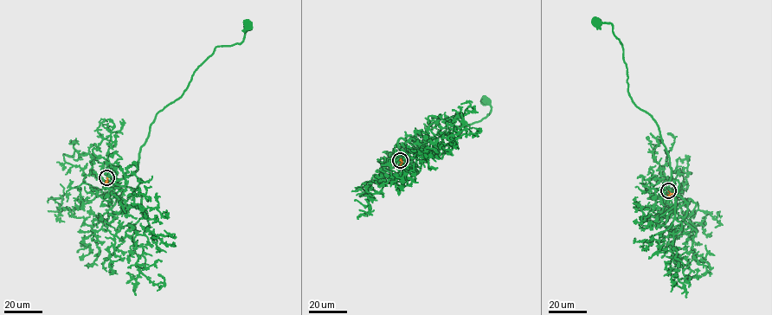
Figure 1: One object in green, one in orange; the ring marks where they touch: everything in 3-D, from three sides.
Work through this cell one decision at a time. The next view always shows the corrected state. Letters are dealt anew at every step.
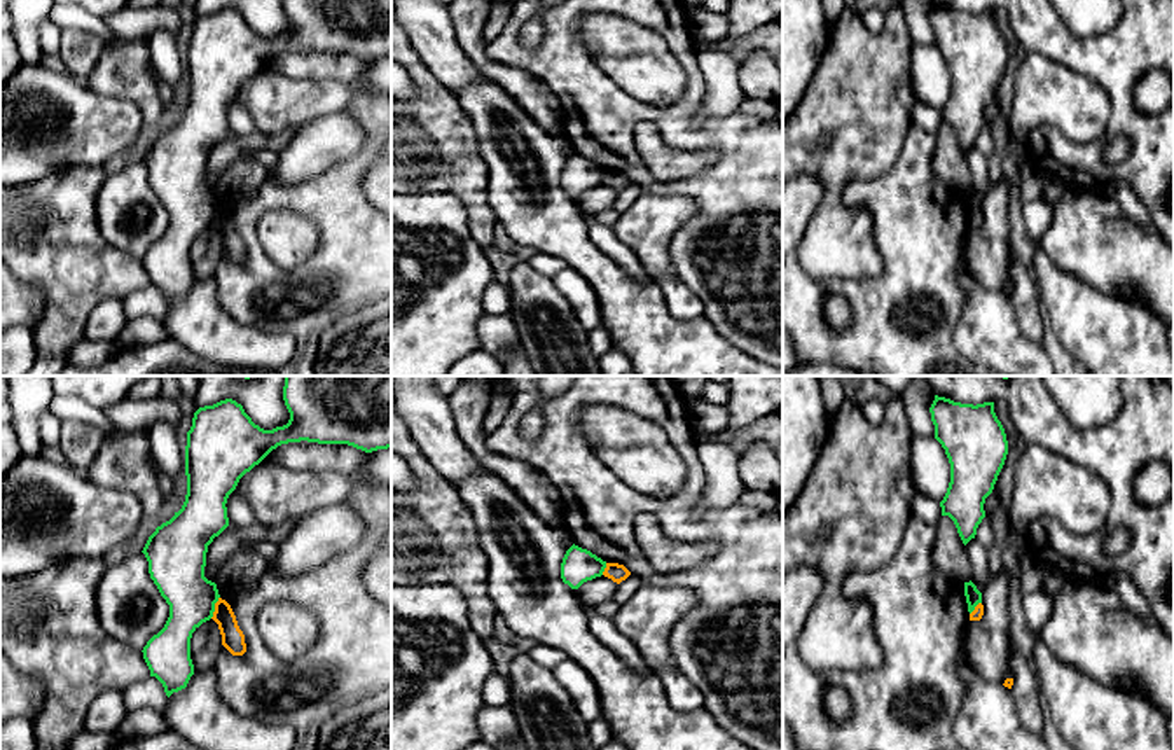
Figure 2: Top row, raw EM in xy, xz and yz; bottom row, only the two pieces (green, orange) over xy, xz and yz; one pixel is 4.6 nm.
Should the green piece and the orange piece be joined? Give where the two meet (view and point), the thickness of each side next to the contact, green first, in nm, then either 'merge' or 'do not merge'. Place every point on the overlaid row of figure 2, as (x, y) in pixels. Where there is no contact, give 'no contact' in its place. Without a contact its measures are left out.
contact xy (214, 607); calibres 260 and 110 nm; do not merge

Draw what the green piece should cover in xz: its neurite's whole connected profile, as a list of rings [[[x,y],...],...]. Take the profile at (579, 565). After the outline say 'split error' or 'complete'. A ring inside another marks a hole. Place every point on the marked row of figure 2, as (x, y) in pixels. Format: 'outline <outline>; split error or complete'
outline [[[573,544],[563,558],[561,579],[571,589],[578,589],[584,582],[601,577],[604,568],[606,561]]]; complete

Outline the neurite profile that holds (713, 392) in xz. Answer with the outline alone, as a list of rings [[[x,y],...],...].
[[[708,378],[701,395],[694,400],[704,400],[716,406],[727,406],[730,400],[730,388],[729,385],[722,385]]]

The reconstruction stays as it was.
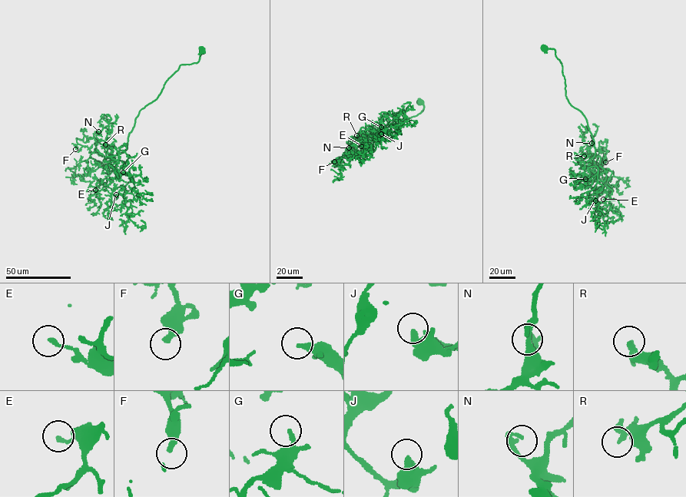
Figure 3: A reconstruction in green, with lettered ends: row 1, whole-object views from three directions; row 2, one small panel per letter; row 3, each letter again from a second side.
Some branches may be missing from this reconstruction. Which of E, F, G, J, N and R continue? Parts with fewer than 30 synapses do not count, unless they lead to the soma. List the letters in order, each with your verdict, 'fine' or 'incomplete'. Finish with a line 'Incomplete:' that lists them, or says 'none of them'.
E: fine
F: fine
G: fine
J: fine
N: incomplete
R: fine
Incomplete: N

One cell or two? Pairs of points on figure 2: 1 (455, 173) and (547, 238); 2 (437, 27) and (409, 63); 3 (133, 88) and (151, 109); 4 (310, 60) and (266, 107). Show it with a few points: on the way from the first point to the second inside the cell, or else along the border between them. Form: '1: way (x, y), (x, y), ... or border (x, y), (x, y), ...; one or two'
1: border (481, 154), (486, 165), (486, 200), (498, 221); two
2: border (409, 39), (418, 58), (441, 84); two
3: way (138, 93), (149, 104); one
4: border (266, 65), (290, 77), (334, 81); two

